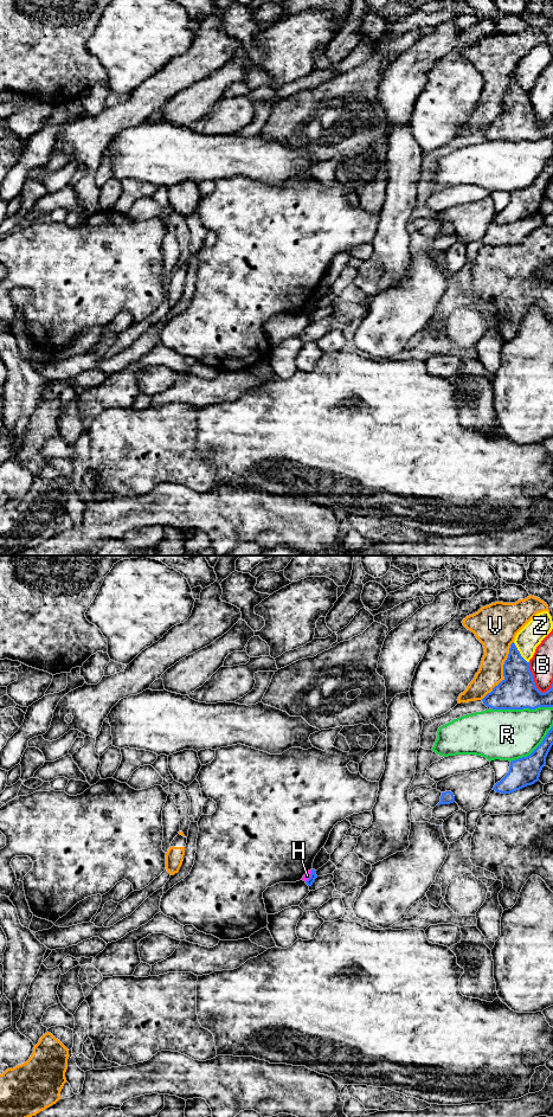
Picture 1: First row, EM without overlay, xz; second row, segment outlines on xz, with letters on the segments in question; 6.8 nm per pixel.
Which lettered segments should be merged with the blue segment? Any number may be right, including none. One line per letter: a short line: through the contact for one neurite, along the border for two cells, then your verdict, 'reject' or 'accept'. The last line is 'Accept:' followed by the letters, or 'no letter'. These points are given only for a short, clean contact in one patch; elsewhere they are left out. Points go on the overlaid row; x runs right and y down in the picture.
B: reject
H: xz (312, 870), (310, 877), (306, 881) | reject
R: reject
V: reject
Z: reject
Accept: no letter

